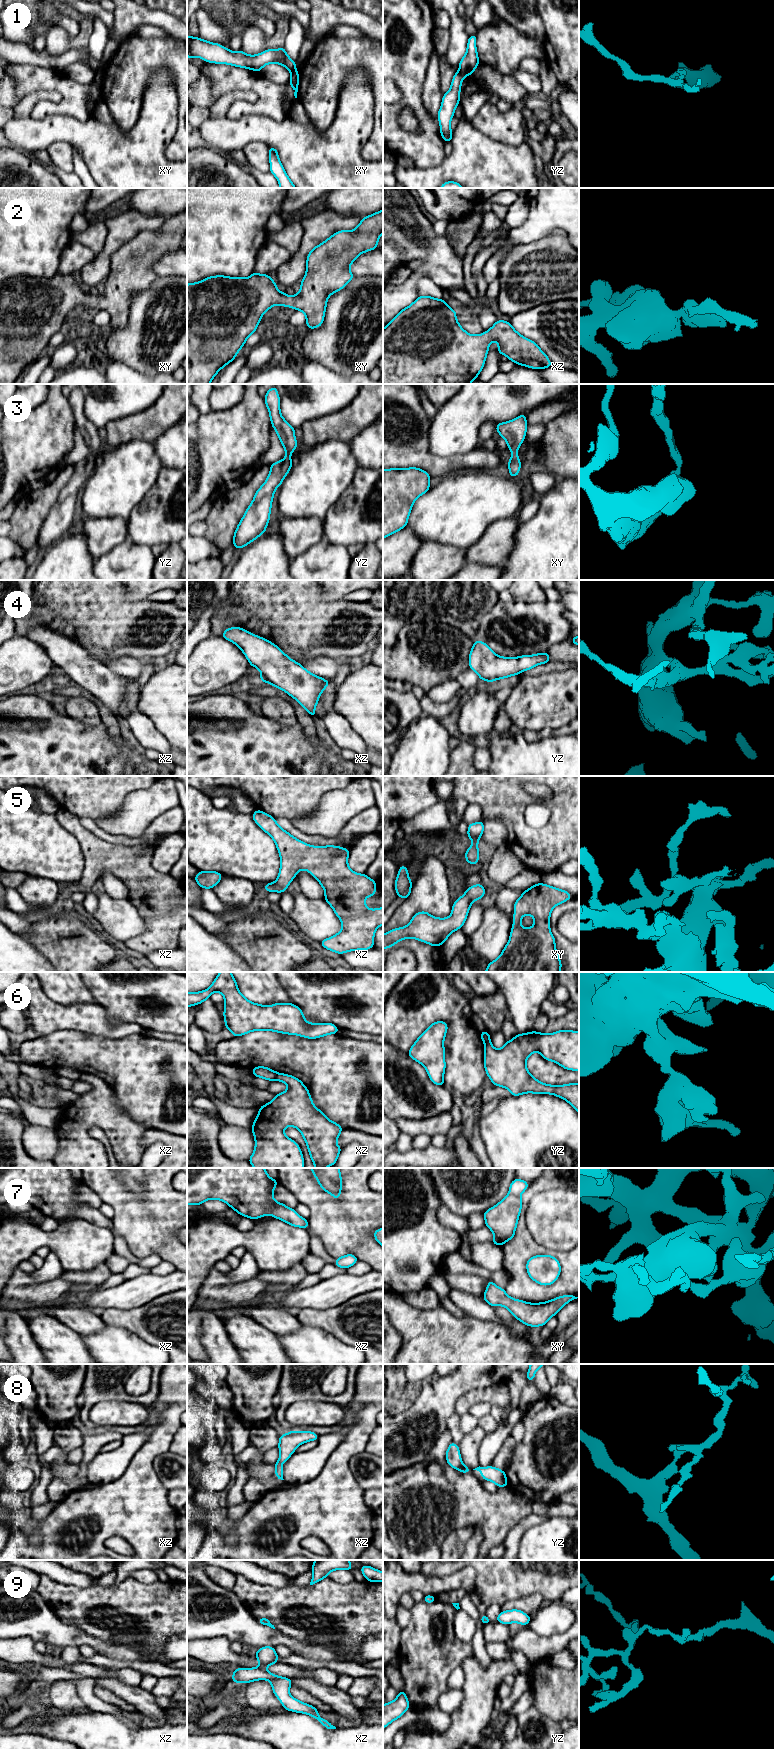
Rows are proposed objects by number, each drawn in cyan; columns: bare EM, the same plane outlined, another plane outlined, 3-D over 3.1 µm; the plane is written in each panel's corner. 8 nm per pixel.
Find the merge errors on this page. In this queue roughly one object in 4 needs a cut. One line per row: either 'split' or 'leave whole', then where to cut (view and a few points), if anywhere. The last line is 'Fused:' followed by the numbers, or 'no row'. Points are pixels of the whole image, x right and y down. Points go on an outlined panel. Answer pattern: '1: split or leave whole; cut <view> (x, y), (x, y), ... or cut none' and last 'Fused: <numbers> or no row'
1: split; cut yz (458, 71), (464, 76)
2: leave whole; cut none
3: leave whole; cut none
4: leave whole; cut none
5: leave whole; cut none
6: split; cut xz (278, 1073), (274, 1079)
7: leave whole; cut none
8: leave whole; cut none
9: leave whole; cut none
Fused: 1, 6

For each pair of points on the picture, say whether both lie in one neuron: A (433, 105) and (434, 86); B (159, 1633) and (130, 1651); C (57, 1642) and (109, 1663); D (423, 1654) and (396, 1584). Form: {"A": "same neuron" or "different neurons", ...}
{"A": "same neuron", "B": "different neurons", "C": "different neurons", "D": "different neurons"}

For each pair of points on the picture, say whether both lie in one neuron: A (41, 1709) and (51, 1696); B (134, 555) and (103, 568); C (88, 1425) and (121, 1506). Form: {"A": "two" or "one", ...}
{"A": "two", "B": "one", "C": "two"}

